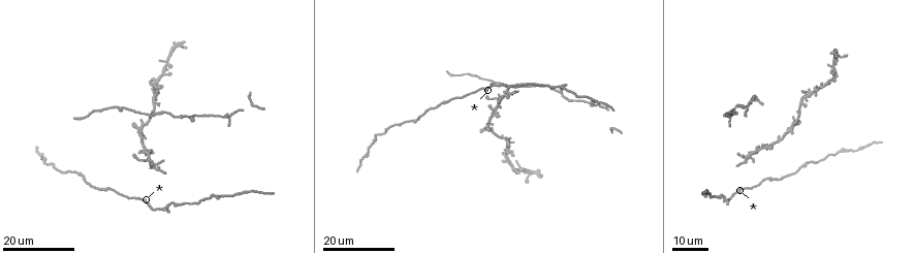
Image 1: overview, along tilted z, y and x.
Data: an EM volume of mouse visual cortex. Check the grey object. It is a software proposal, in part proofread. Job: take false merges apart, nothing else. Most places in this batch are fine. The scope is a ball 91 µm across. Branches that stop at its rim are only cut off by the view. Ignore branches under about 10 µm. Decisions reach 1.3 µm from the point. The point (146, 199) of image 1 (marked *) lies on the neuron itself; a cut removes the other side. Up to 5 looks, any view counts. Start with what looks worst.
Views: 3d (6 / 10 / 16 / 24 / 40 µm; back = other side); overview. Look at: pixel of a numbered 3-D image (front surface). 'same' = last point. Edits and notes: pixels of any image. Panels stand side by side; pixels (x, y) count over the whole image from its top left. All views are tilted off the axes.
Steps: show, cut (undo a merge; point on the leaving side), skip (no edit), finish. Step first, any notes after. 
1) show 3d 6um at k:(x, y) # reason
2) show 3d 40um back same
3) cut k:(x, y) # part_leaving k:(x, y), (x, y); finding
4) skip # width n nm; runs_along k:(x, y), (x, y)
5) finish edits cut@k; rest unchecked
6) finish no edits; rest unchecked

show 3d 16um at 1:(505, 94) # two arms at a narrow angle

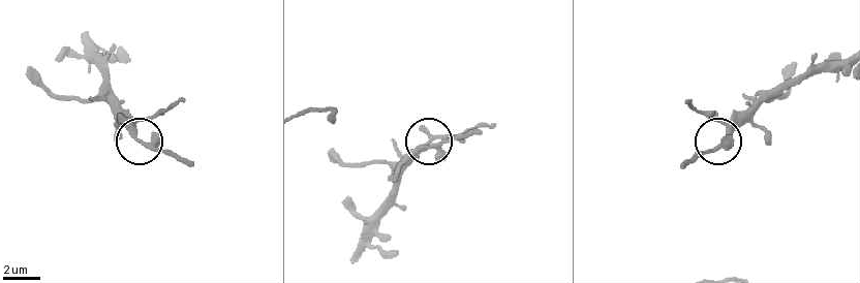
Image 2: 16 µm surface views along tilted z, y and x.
show 3d 10um at 2:(136, 136)

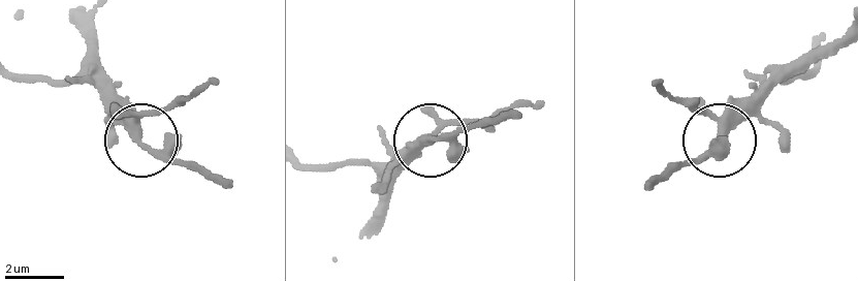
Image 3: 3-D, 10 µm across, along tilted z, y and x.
skip # arms 5; one neuron here

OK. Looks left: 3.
show 3d 24um at 1:(147, 115)

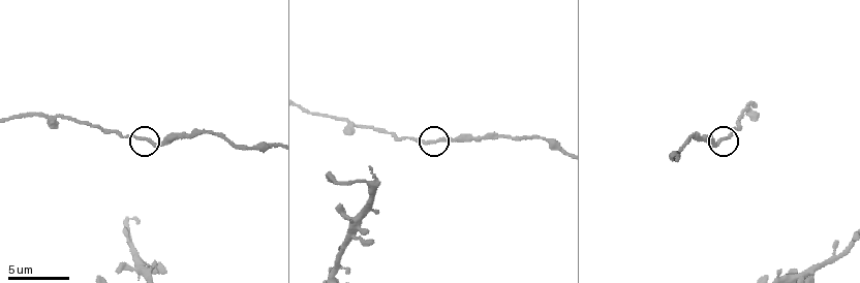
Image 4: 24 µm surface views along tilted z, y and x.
show 3d 6um at 4:(153, 142)

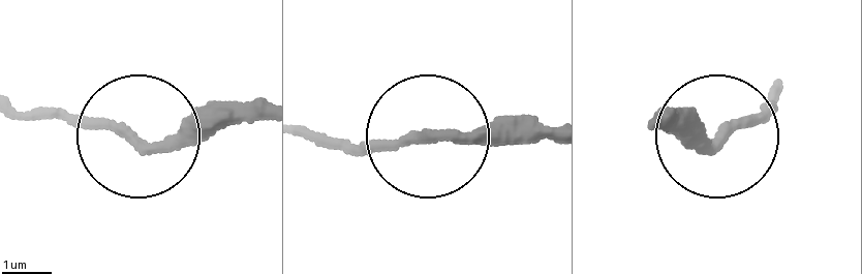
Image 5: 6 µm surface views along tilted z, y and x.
skip # all the same neuron

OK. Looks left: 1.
show 3d 10um at 4:(336, 269) # thick turns thin

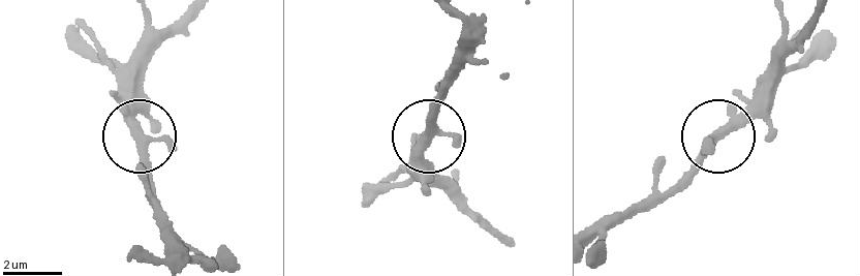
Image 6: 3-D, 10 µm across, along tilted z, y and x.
skip # all the same neuron

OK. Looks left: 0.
finish no edits; rest unchecked

